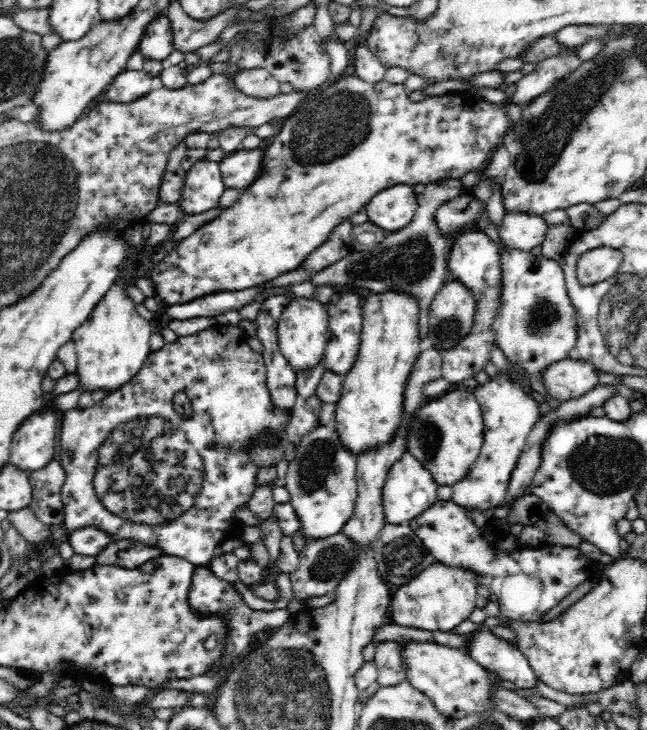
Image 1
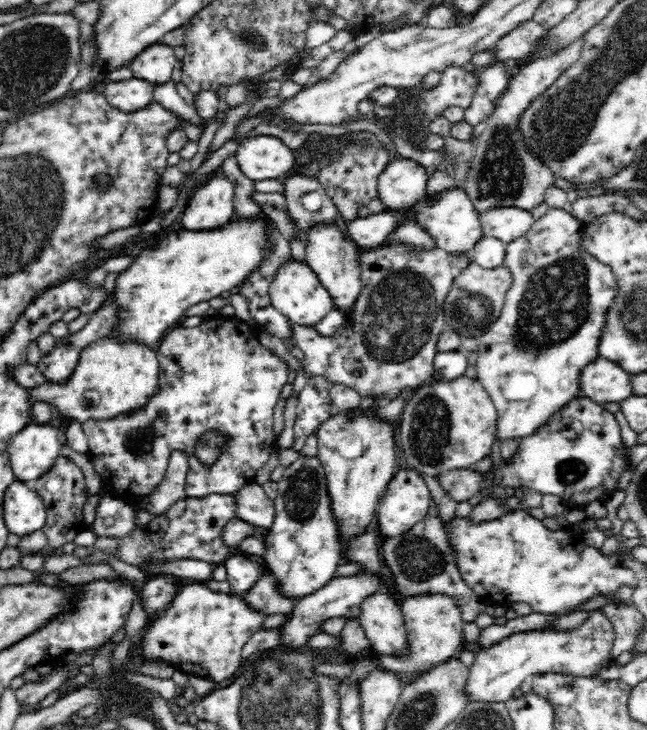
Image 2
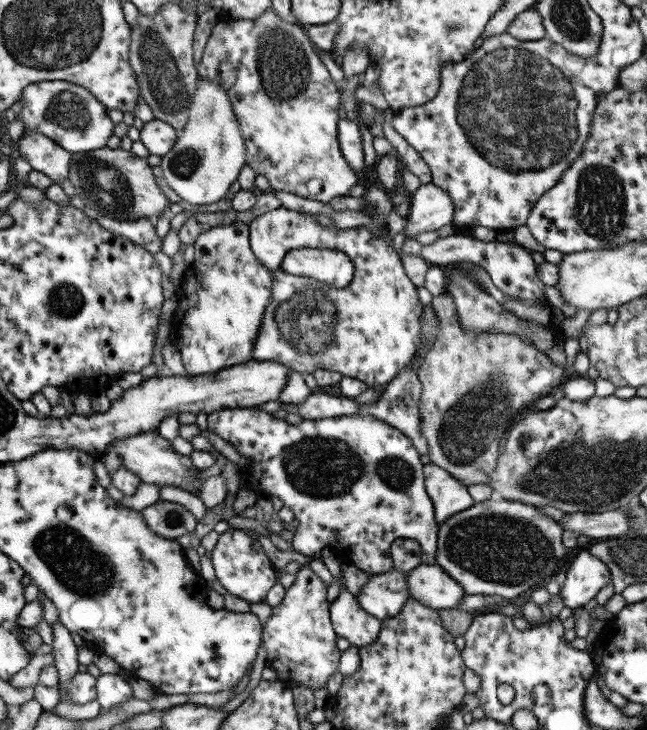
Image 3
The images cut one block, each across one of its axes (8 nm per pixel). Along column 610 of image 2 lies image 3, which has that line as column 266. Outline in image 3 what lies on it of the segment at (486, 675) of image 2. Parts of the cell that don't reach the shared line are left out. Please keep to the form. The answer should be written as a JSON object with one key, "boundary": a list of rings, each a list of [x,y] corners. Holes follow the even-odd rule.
{"boundary":[[[301,565],[296,573],[295,582],[286,590],[282,602],[272,607],[272,615],[264,623],[261,639],[267,652],[266,664],[278,672],[279,680],[288,680],[292,685],[304,685],[313,690],[325,686],[329,678],[338,671],[342,652],[336,647],[338,636],[330,620],[330,603],[326,592],[326,584],[312,571],[310,565]]]}

